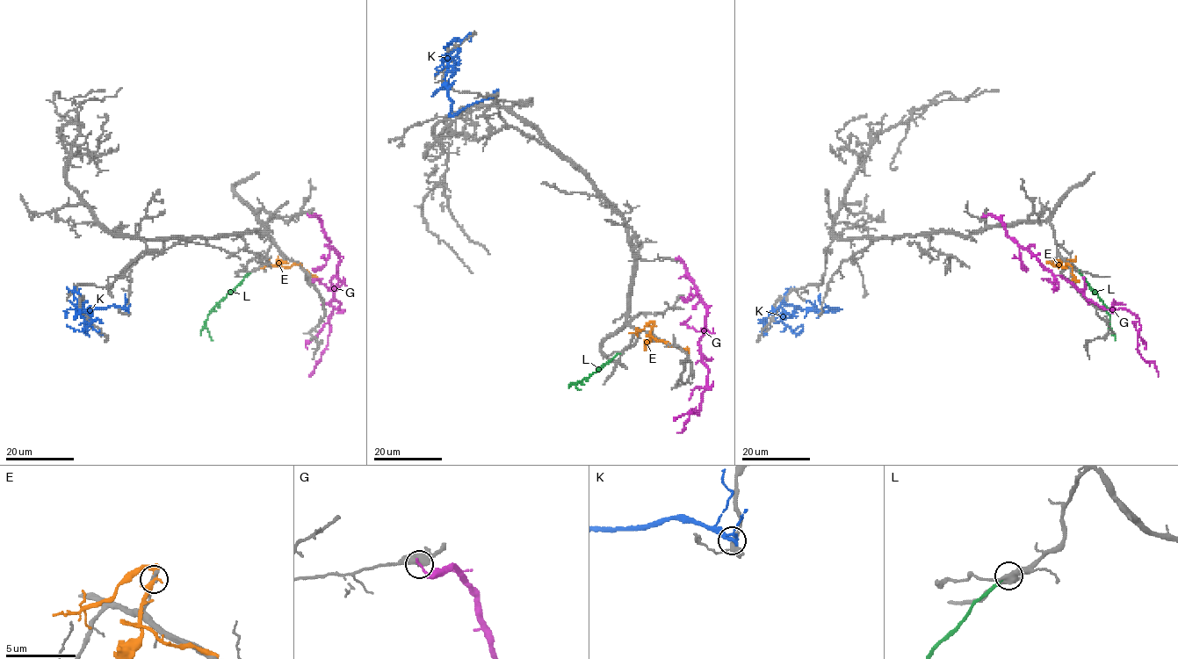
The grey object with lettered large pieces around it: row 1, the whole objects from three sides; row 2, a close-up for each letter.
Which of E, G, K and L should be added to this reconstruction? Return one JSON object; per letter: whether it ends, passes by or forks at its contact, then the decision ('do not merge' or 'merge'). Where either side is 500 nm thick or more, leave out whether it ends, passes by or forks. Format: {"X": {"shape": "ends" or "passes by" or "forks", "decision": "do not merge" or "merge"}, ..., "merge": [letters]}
{"E": {"shape": "passes by", "decision": "do not merge"}, "G": {"shape": "ends", "decision": "do not merge"}, "K": {"shape": "passes by", "decision": "do not merge"}, "L": {"shape": "ends", "decision": "do not merge"}, "merge": []}

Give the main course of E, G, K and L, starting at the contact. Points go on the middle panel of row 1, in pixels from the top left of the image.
E: (653, 324), (650, 336), (670, 346), (683, 348), (689, 354)
G: (675, 258), (683, 263), (707, 312), (698, 344), (708, 369), (698, 415), (691, 412), (677, 432)
K: (495, 95), (450, 115), (451, 100), (445, 75), (453, 47), (448, 43), (466, 37), (470, 37), (469, 40)
L: (621, 354), (616, 354), (588, 377), (574, 385), (580, 389)

